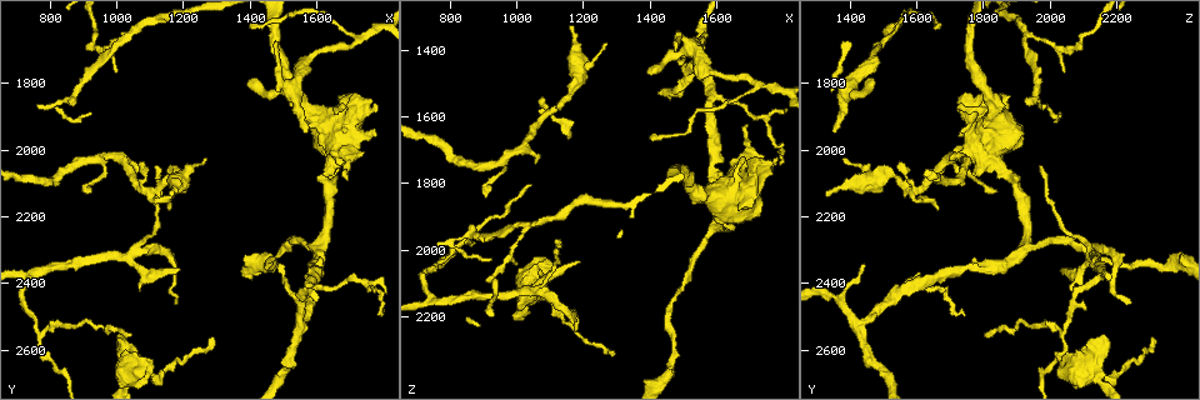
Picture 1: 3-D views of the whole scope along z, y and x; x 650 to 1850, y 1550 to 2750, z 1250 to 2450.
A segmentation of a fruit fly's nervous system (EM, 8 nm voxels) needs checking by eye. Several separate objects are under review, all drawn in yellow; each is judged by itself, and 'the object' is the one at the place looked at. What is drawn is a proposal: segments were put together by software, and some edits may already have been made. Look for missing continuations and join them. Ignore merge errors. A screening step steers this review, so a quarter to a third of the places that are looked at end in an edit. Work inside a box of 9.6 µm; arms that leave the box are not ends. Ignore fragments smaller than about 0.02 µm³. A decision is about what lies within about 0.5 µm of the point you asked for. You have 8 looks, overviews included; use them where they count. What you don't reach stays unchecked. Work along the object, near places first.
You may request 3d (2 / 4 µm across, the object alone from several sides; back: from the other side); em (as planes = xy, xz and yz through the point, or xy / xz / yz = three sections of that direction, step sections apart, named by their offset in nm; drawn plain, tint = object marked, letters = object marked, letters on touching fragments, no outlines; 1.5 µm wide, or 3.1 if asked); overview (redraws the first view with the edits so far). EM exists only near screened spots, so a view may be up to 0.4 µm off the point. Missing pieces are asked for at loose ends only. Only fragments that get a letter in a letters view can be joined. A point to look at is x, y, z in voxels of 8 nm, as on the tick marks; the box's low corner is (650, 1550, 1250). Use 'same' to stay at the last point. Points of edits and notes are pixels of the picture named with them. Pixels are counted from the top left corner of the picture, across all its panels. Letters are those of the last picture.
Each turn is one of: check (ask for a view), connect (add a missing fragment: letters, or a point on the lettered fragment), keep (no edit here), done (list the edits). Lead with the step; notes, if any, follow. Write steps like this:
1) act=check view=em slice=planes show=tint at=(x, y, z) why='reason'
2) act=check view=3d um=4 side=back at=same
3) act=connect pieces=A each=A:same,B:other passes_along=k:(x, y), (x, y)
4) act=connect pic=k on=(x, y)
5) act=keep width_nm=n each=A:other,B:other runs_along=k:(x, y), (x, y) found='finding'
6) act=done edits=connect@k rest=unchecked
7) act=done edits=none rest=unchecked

act=check view=em slice=planes show=tint at=(1570, 1940, 1370) why='branch stops here'

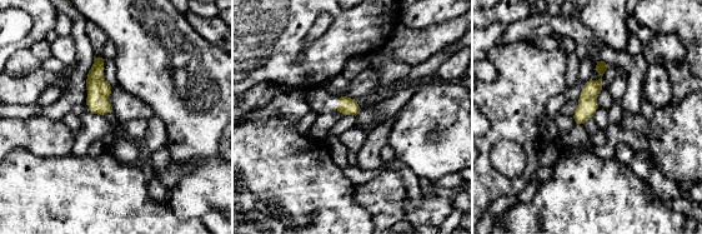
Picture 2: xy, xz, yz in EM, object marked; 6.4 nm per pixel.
act=check view=em slice=planes show=letters at=same

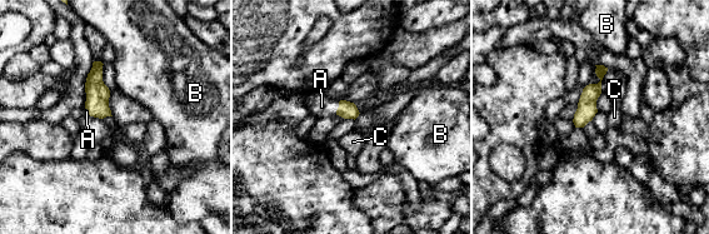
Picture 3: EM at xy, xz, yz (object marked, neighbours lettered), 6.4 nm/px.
act=connect pieces=A width_nm=110 each=A:same,B:other,C:other passes_along=3:(348, 110), (338, 108), (321, 106) found='the cell continues'

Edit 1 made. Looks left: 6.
act=check view=overview why='see it whole again'

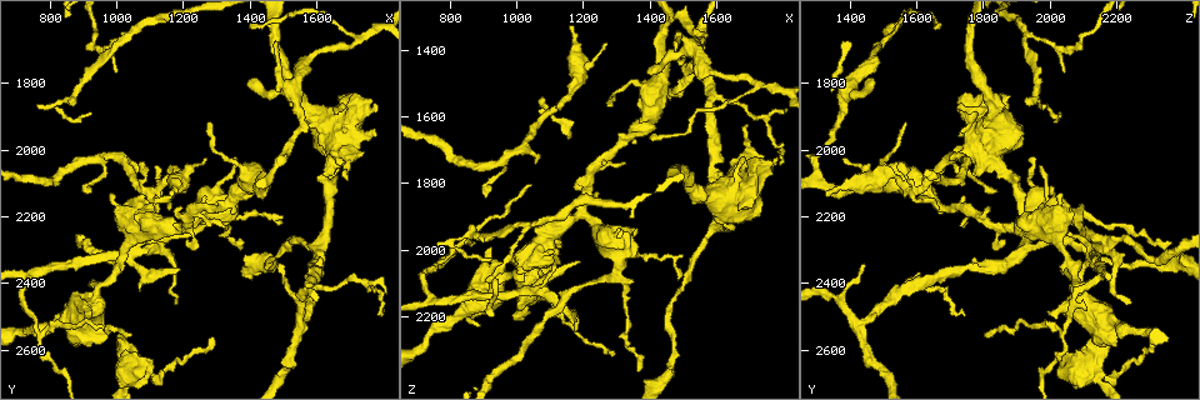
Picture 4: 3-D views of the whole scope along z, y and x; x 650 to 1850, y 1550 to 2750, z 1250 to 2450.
act=check view=3d um=4 at=(1700, 2090, 1630) why='an open end'

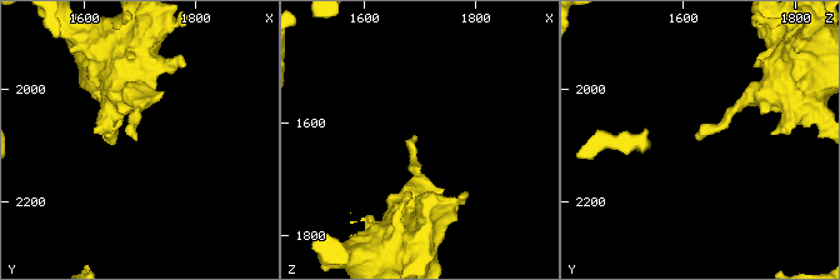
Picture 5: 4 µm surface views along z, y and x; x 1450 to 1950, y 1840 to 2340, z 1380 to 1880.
act=check view=em slice=xz step=4 show=plain at=(1700, 2085, 1630)

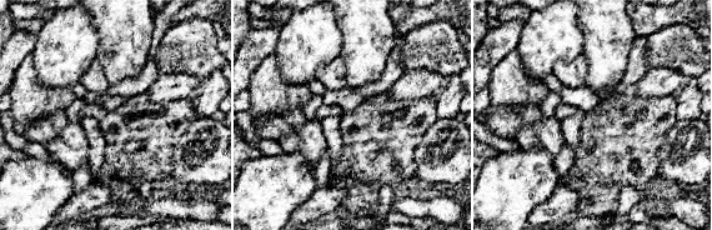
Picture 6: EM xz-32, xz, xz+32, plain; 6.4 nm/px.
act=check view=em slice=xz step=4 show=letters at=same

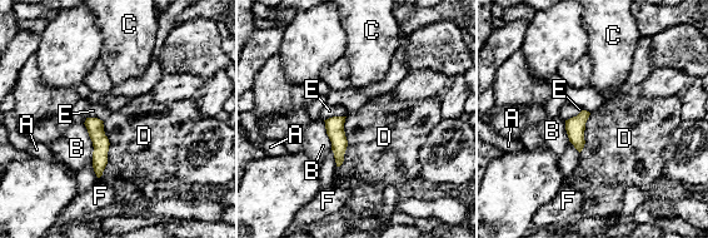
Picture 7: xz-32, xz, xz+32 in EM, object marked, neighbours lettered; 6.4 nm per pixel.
act=keep longest_contact=D:380nm each=A:other,B:other,C:other,D:other,E:other,F:other runs_along=7:(89, 120), (99, 139), (99, 172) found='none of them fits'

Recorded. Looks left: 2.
act=check view=em slice=xz step=8 show=tint at=(1160, 2180, 1670)

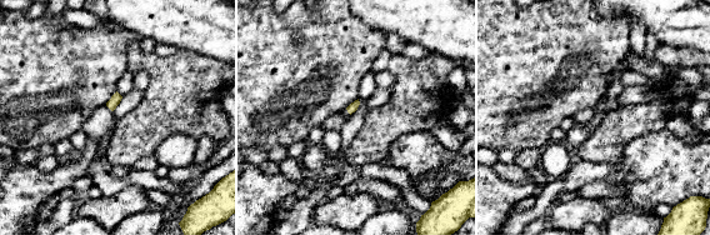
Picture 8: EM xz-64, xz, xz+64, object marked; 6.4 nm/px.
act=check view=em slice=planes show=letters at=same why='cut it another way'

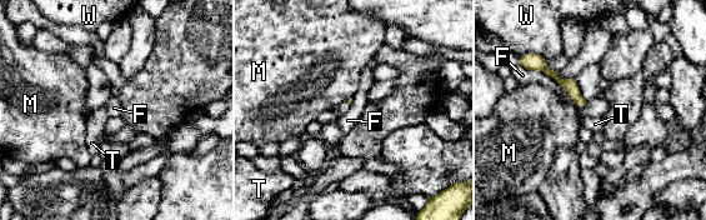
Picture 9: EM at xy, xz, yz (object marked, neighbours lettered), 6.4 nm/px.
act=keep longest_contact=F:440nm each=F:other,M:other,T:other,W:other runs_along=9:(536, 63), (562, 81), (581, 103) found='no lettered fragment goes on from it'

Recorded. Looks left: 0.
act=done edits=connect@3 rest=unchecked

